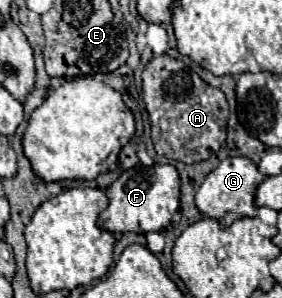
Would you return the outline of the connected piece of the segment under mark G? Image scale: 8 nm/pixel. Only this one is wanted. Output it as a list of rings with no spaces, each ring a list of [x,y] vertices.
[[[226,157],[218,163],[216,169],[212,169],[200,189],[196,191],[196,207],[212,217],[220,219],[224,225],[232,223],[240,217],[256,217],[258,207],[254,203],[256,187],[264,181],[264,175],[258,171],[258,165],[248,157]]]

